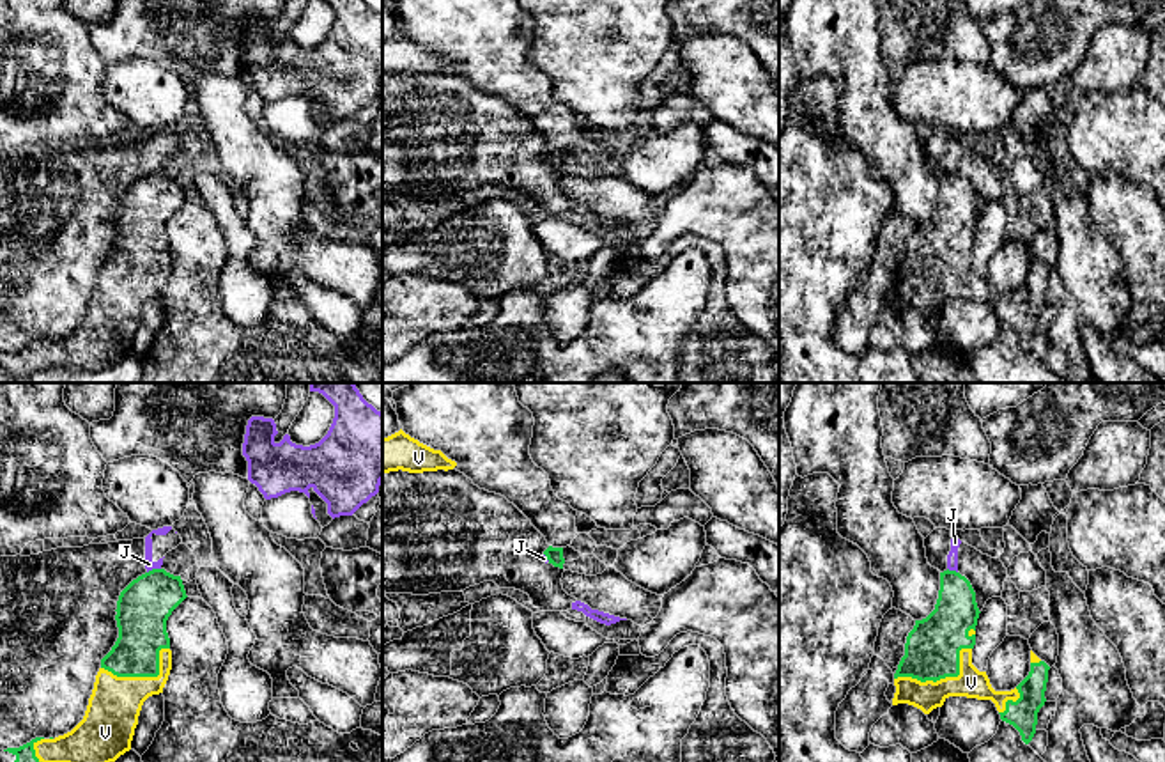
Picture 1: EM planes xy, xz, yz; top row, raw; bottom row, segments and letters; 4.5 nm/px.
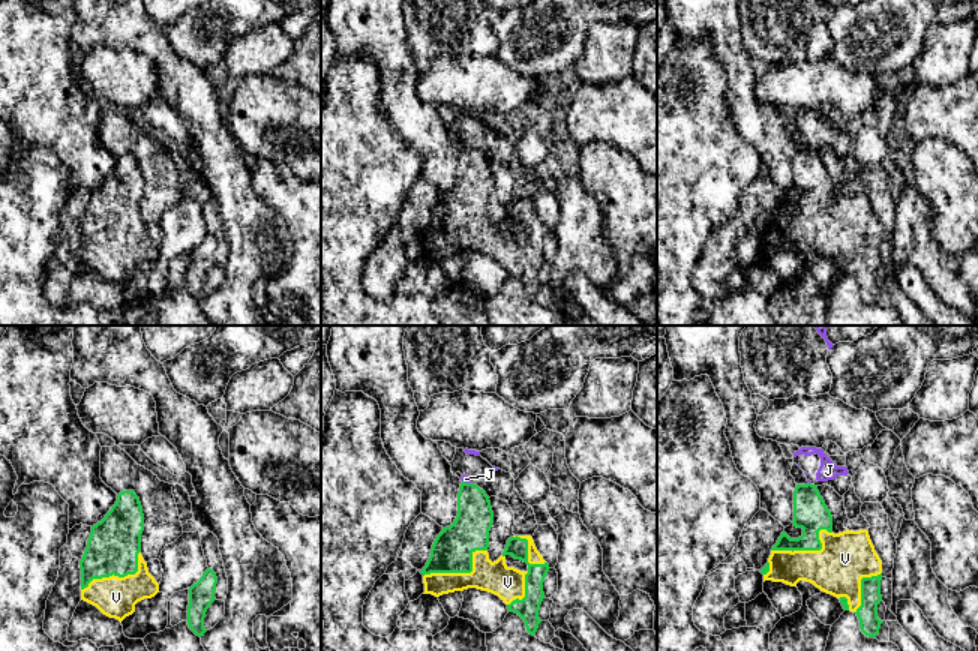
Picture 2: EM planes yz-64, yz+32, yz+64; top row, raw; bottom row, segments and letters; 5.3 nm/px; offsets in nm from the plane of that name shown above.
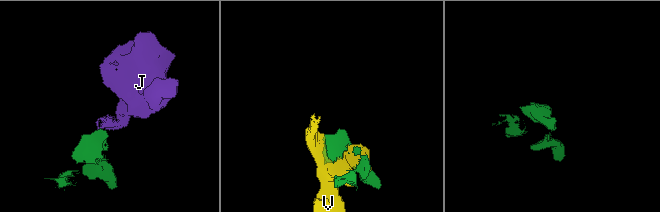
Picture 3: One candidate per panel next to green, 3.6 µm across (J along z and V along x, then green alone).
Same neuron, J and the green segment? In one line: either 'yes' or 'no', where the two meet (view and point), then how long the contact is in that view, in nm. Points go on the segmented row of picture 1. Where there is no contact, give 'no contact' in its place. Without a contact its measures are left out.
no; meets green in xy at (153, 569); contact 70 nm long

